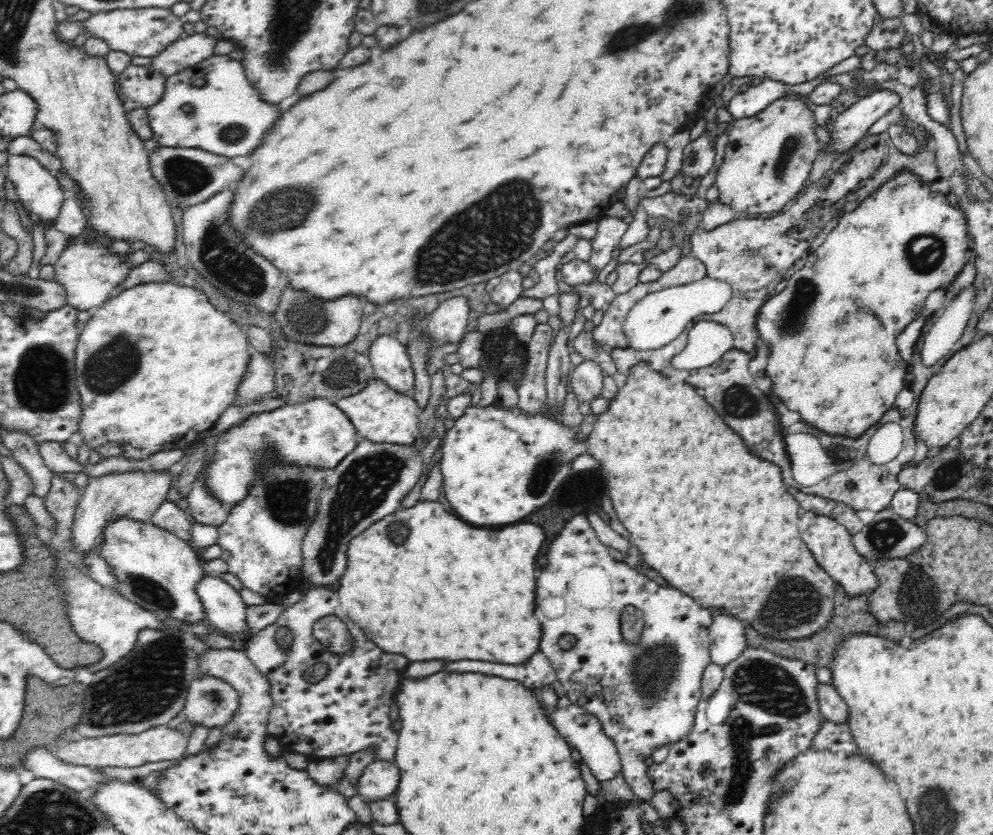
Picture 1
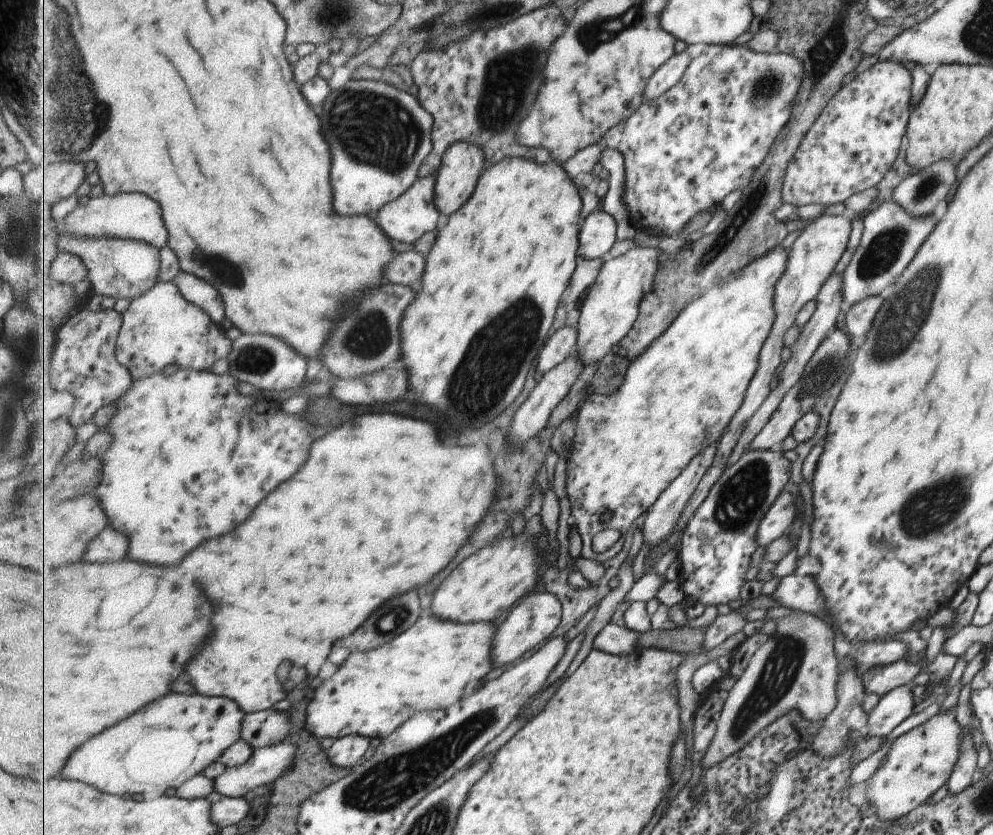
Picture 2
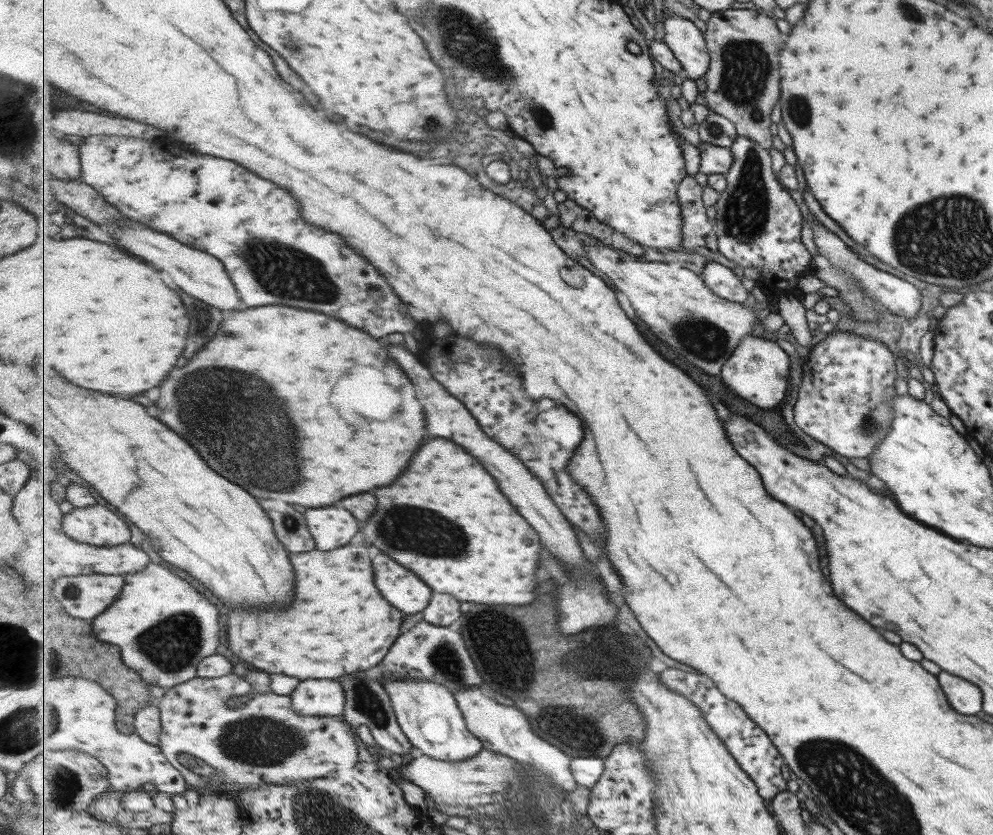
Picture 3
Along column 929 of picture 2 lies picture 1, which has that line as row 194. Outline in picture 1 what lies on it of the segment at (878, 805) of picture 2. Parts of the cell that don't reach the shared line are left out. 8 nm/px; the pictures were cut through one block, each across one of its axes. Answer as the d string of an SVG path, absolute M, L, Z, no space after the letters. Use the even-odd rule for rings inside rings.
M776 99L754 116L733 119L725 154L713 183L718 188L718 200L743 215L751 216L786 207L792 198L800 195L799 190L810 172L812 161L818 155L819 141L812 130L813 126L816 124L812 122L810 111L800 99Z

